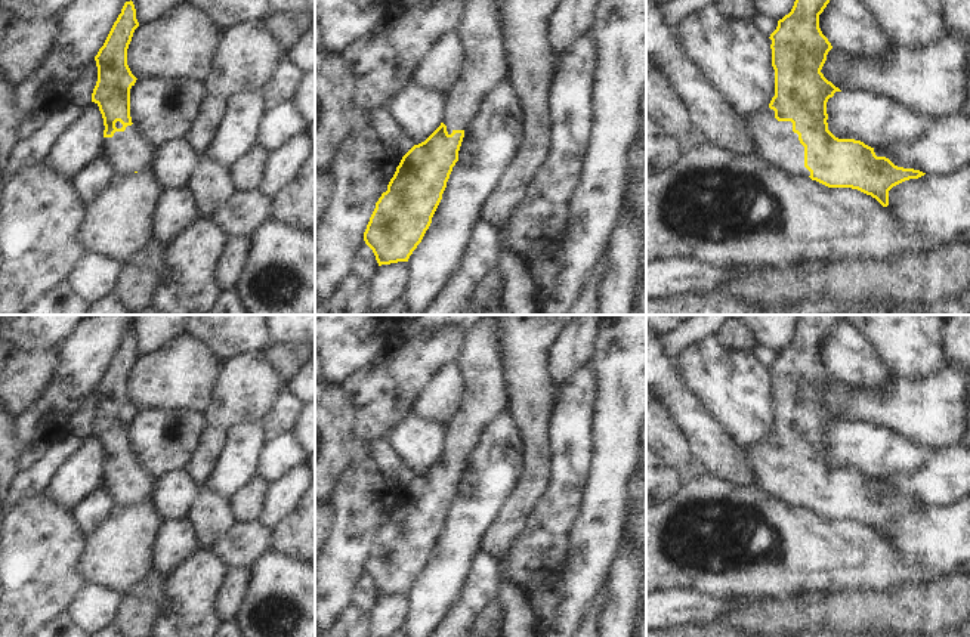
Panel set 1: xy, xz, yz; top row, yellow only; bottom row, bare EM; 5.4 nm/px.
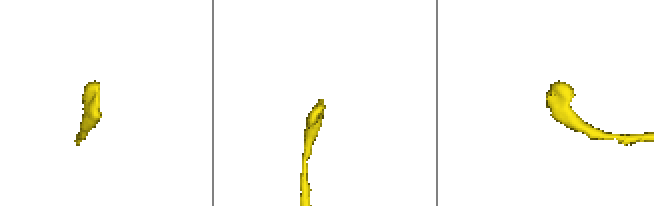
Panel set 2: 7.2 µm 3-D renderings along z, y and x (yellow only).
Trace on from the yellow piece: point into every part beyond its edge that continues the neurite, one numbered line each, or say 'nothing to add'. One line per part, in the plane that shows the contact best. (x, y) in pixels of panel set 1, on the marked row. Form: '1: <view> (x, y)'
1: yz (778, 145)

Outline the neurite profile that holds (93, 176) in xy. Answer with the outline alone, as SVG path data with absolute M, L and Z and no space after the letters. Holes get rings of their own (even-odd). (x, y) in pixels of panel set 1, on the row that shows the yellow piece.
M104 155L87 163L72 179L72 186L81 204L89 204L108 185L114 174Z

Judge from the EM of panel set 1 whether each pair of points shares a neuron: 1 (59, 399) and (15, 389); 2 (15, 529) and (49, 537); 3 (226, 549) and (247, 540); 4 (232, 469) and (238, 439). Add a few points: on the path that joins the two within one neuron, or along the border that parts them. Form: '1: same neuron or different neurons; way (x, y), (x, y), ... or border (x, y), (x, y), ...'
1: different neurons; border (55, 364), (55, 373), (49, 385), (15, 417)
2: same neuron; way (24, 531), (40, 535)
3: same neuron; way (231, 549), (243, 543)
4: same neuron; way (237, 461), (238, 447)

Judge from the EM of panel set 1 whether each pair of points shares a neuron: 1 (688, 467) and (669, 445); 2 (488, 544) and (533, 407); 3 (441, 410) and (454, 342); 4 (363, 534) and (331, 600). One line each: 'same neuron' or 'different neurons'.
1: same neuron
2: same neuron
3: different neurons
4: same neuron

